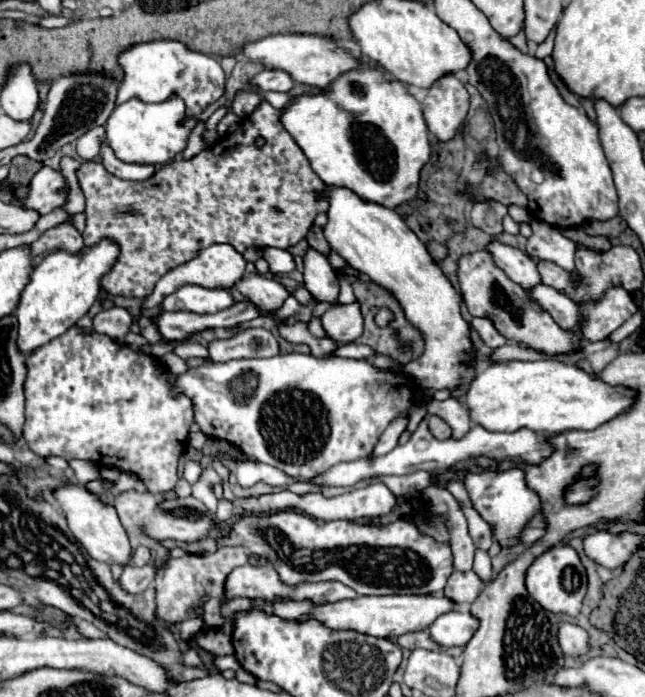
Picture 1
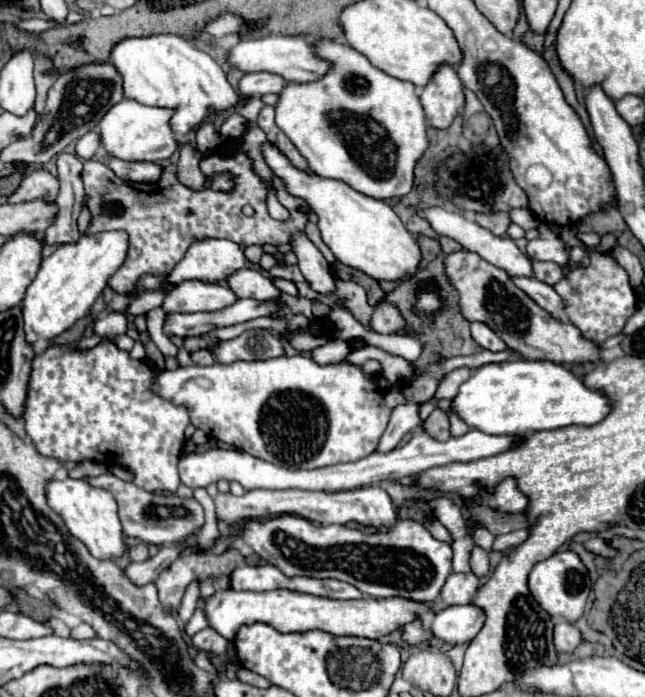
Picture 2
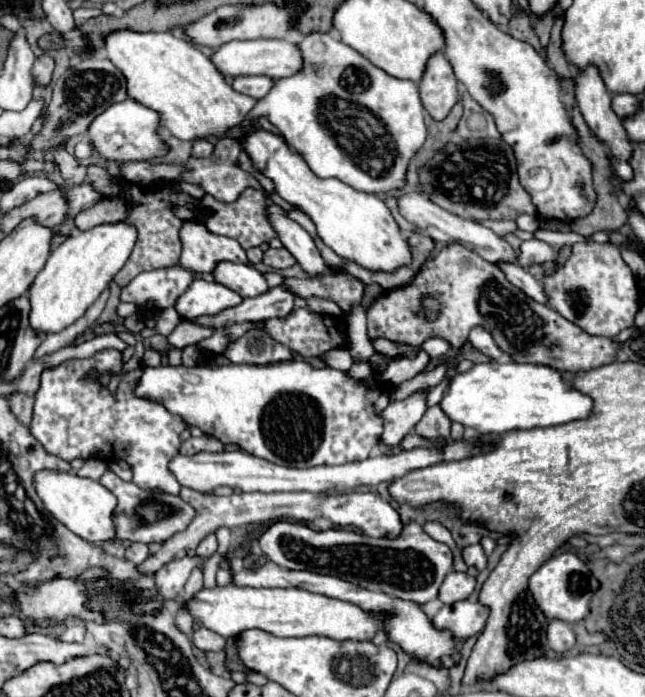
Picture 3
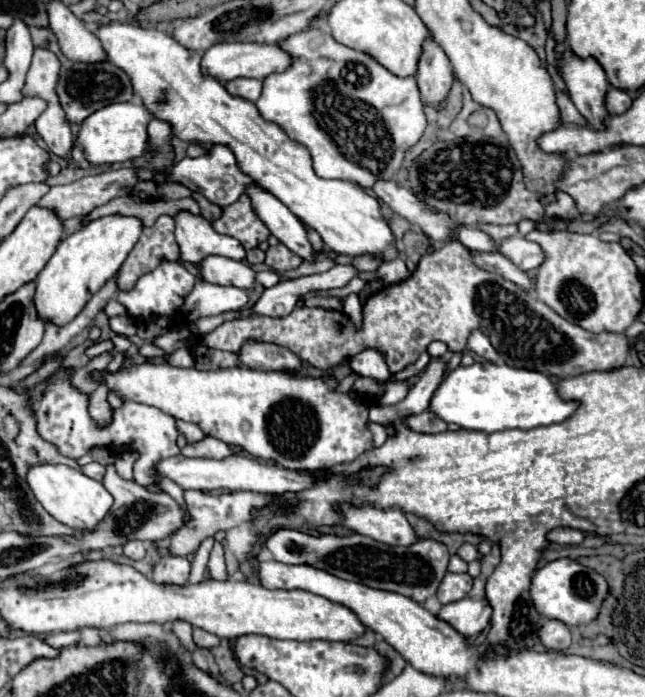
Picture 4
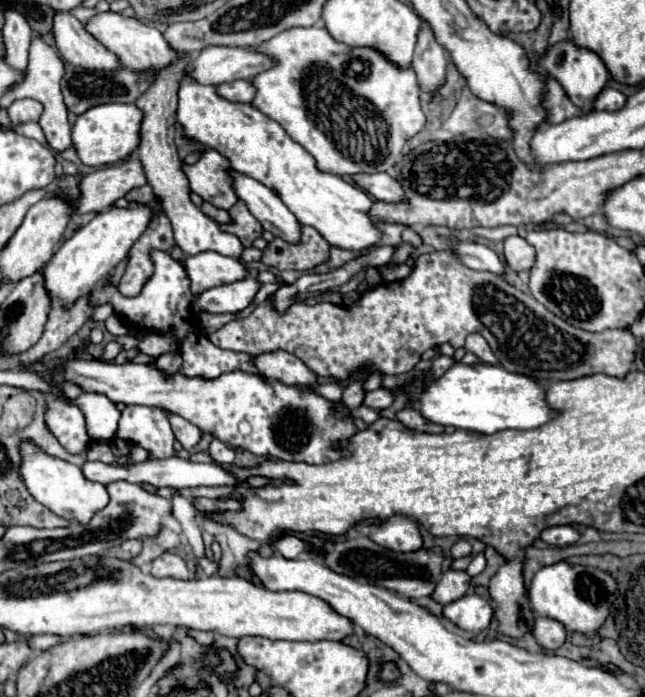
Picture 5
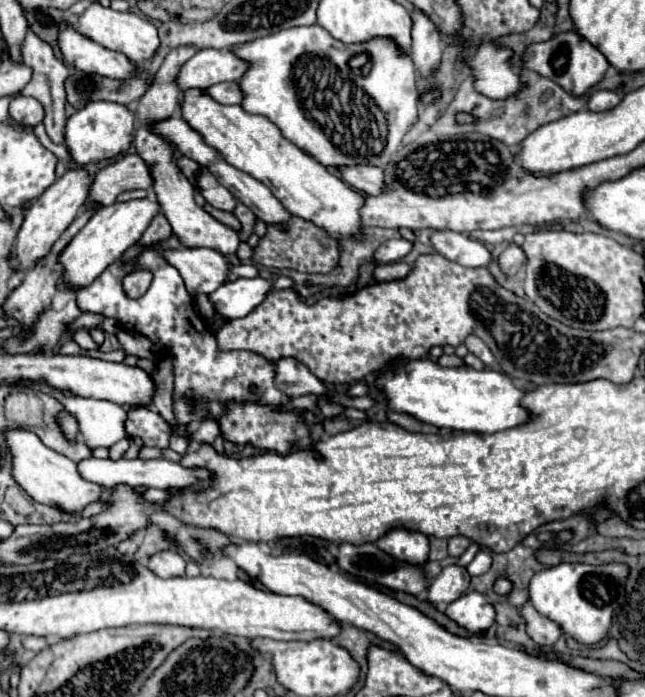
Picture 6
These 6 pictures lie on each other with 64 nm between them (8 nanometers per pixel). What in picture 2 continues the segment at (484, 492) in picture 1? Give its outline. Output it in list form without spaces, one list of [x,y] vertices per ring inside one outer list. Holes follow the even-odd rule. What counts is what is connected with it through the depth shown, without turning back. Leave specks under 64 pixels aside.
[[[506,478],[498,484],[494,494],[480,494],[478,502],[488,504],[490,508],[498,510],[498,512],[508,512],[508,514],[516,514],[516,512],[524,512],[528,506],[528,498],[518,490],[516,480],[514,478]]]

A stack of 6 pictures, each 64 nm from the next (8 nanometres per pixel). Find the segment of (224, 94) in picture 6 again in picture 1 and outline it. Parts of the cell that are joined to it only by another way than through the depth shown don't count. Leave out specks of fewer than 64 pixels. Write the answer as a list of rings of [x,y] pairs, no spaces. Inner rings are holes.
[[[262,70],[258,72],[250,82],[252,88],[258,88],[262,94],[268,90],[276,90],[276,92],[290,92],[290,88],[294,86],[292,78],[282,72],[282,70]]]

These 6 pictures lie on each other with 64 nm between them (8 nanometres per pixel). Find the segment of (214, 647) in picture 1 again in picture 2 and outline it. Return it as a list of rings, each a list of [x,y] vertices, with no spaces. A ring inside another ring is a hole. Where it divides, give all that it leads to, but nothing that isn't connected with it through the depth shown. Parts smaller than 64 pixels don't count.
[[[204,628],[192,638],[192,644],[198,650],[206,650],[206,652],[212,652],[212,654],[224,654],[228,640],[224,640],[224,636],[220,636],[216,630]]]

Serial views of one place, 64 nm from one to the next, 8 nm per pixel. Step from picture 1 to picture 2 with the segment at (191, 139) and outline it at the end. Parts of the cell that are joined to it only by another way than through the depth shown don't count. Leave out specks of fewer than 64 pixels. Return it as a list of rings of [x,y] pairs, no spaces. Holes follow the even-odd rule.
[[[184,144],[182,150],[180,150],[180,162],[178,162],[178,180],[186,186],[186,188],[192,188],[192,190],[204,190],[204,174],[200,172],[200,154],[190,146],[190,144]]]

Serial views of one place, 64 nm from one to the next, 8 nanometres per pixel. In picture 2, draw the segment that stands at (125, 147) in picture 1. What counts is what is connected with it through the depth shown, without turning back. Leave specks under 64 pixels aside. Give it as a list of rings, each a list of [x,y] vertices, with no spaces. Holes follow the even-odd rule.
[[[122,100],[120,104],[114,104],[106,114],[104,120],[96,126],[100,134],[100,142],[106,148],[106,152],[120,160],[146,160],[146,162],[160,162],[174,154],[176,150],[176,134],[170,130],[170,116],[174,110],[168,108],[152,108],[138,104],[136,100]]]

